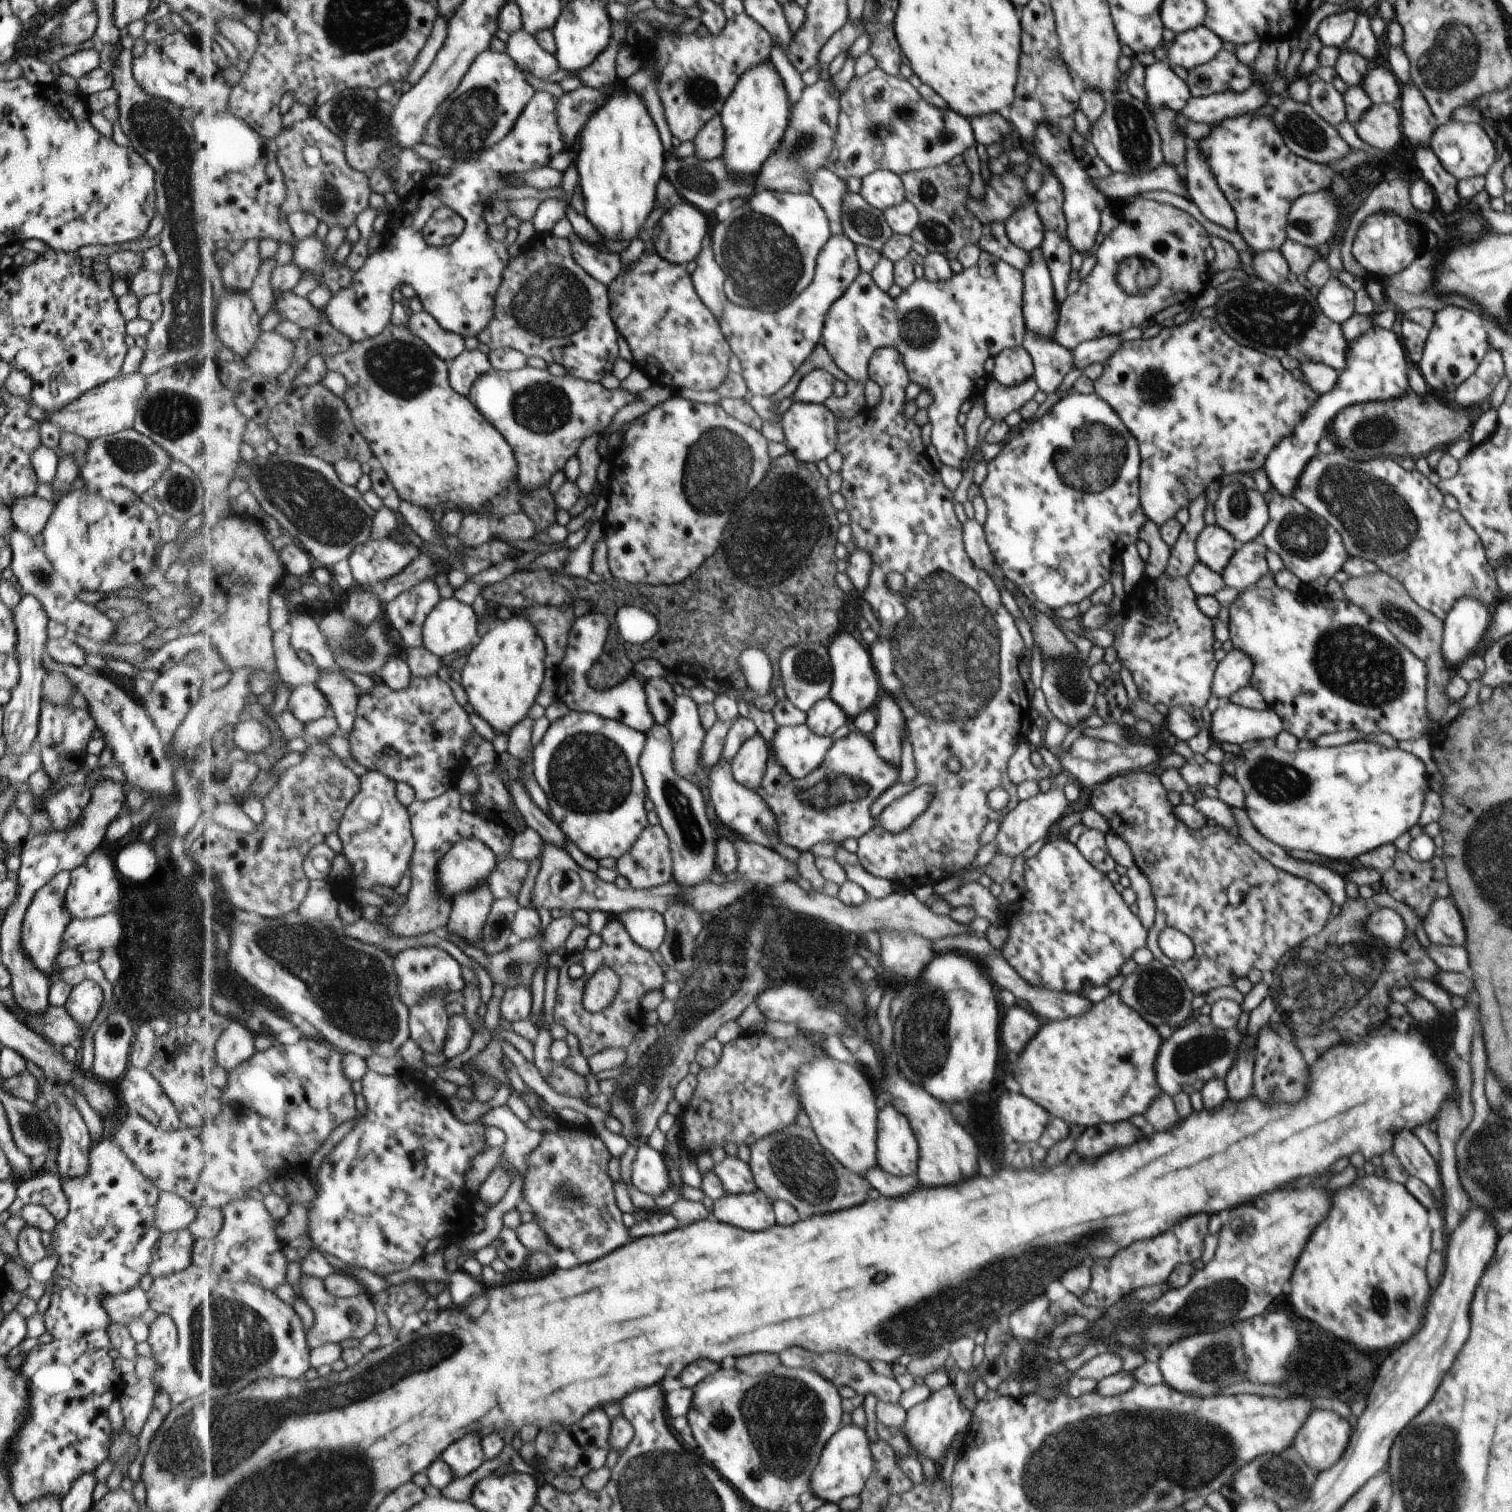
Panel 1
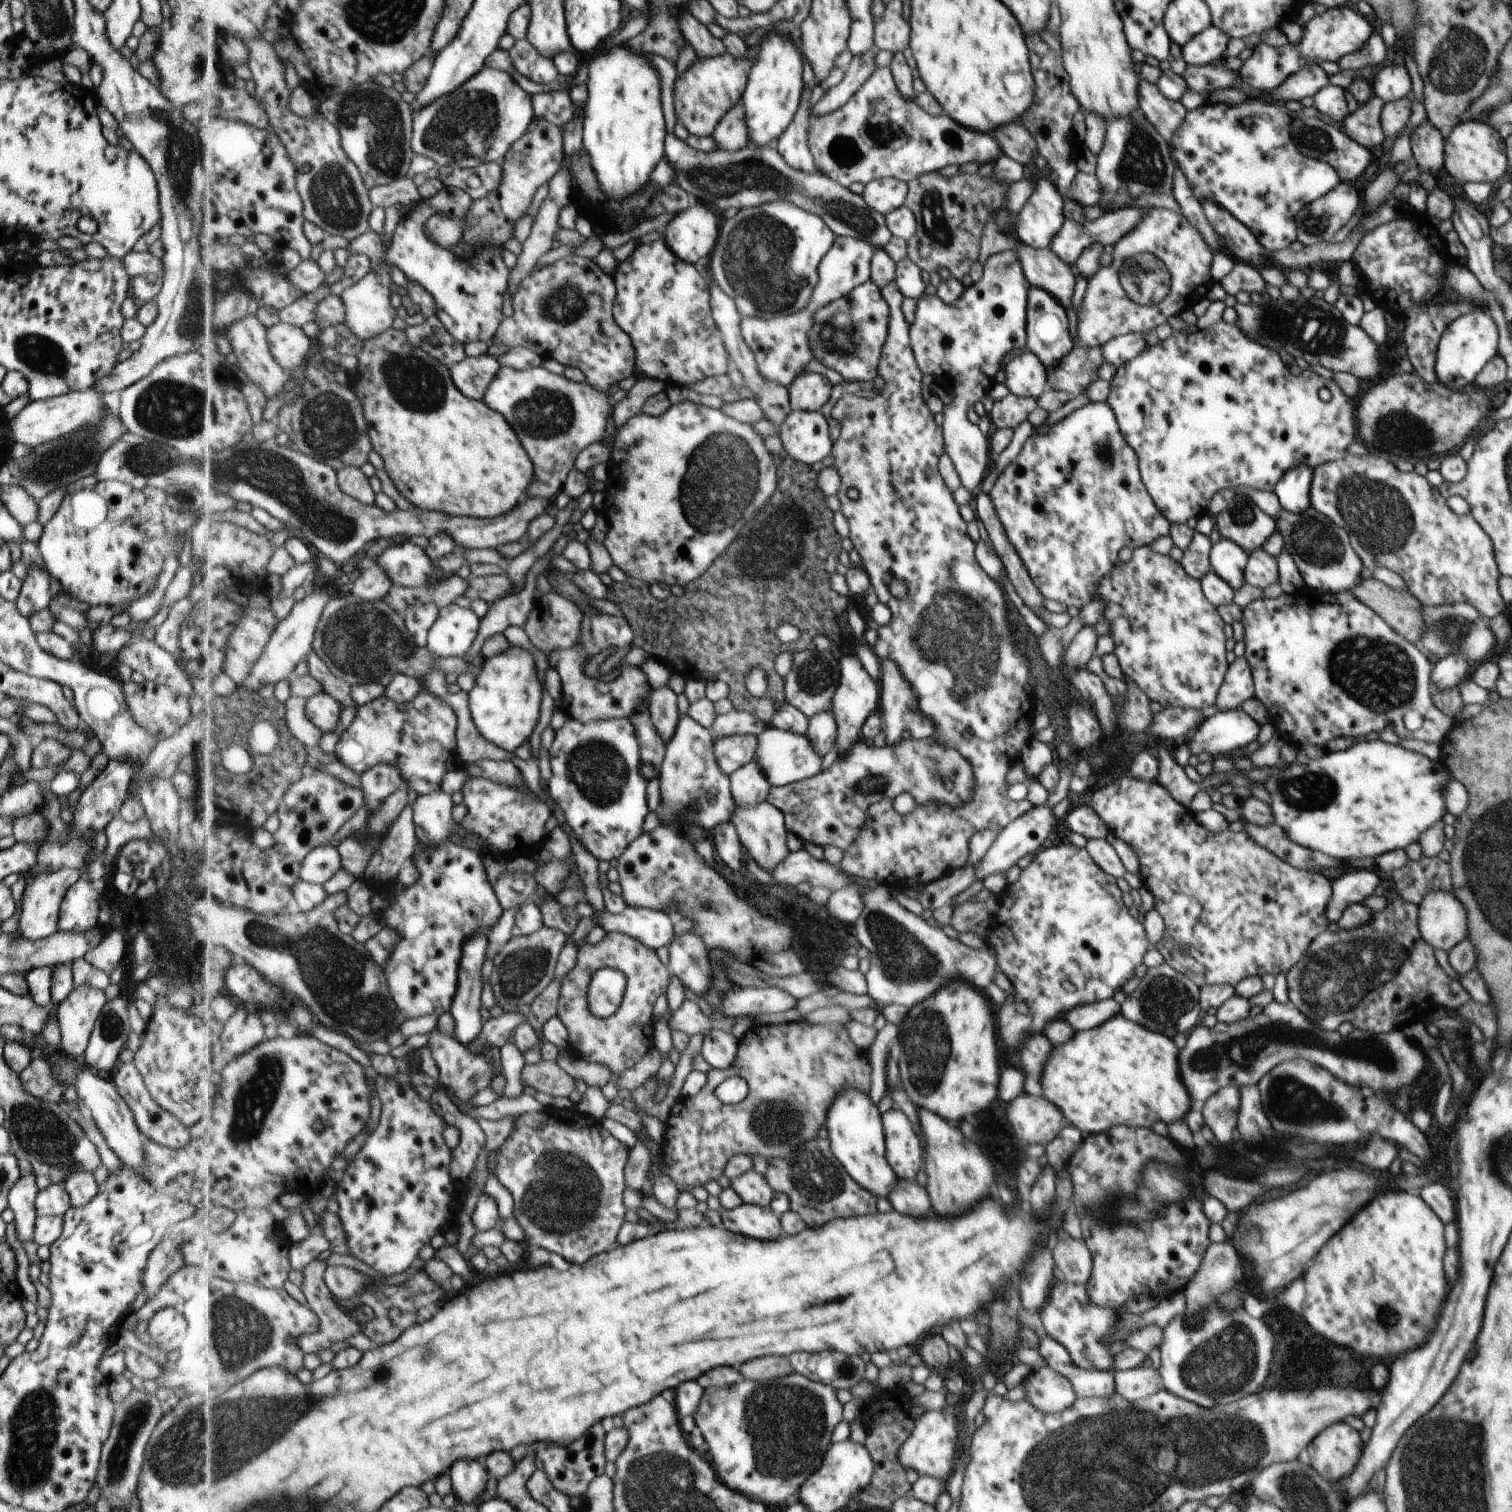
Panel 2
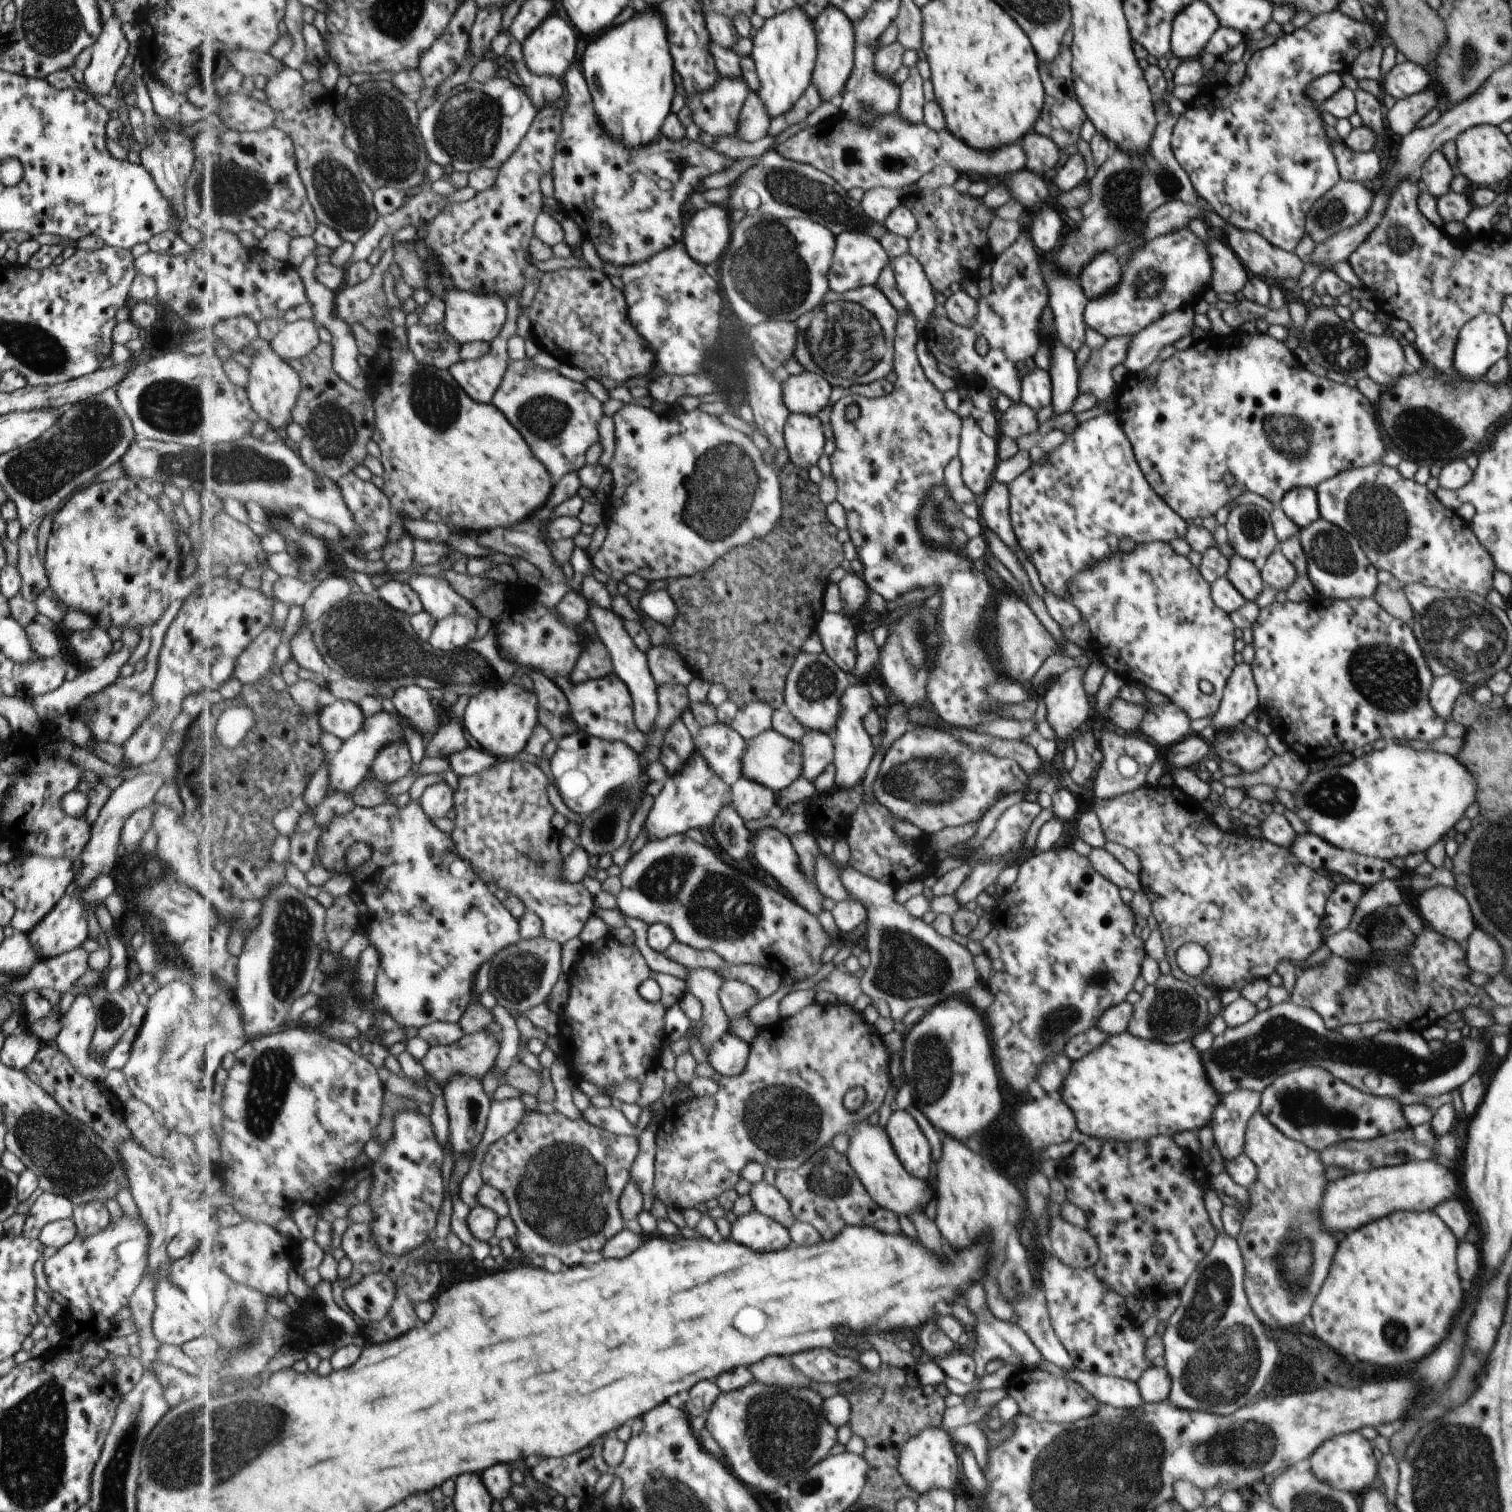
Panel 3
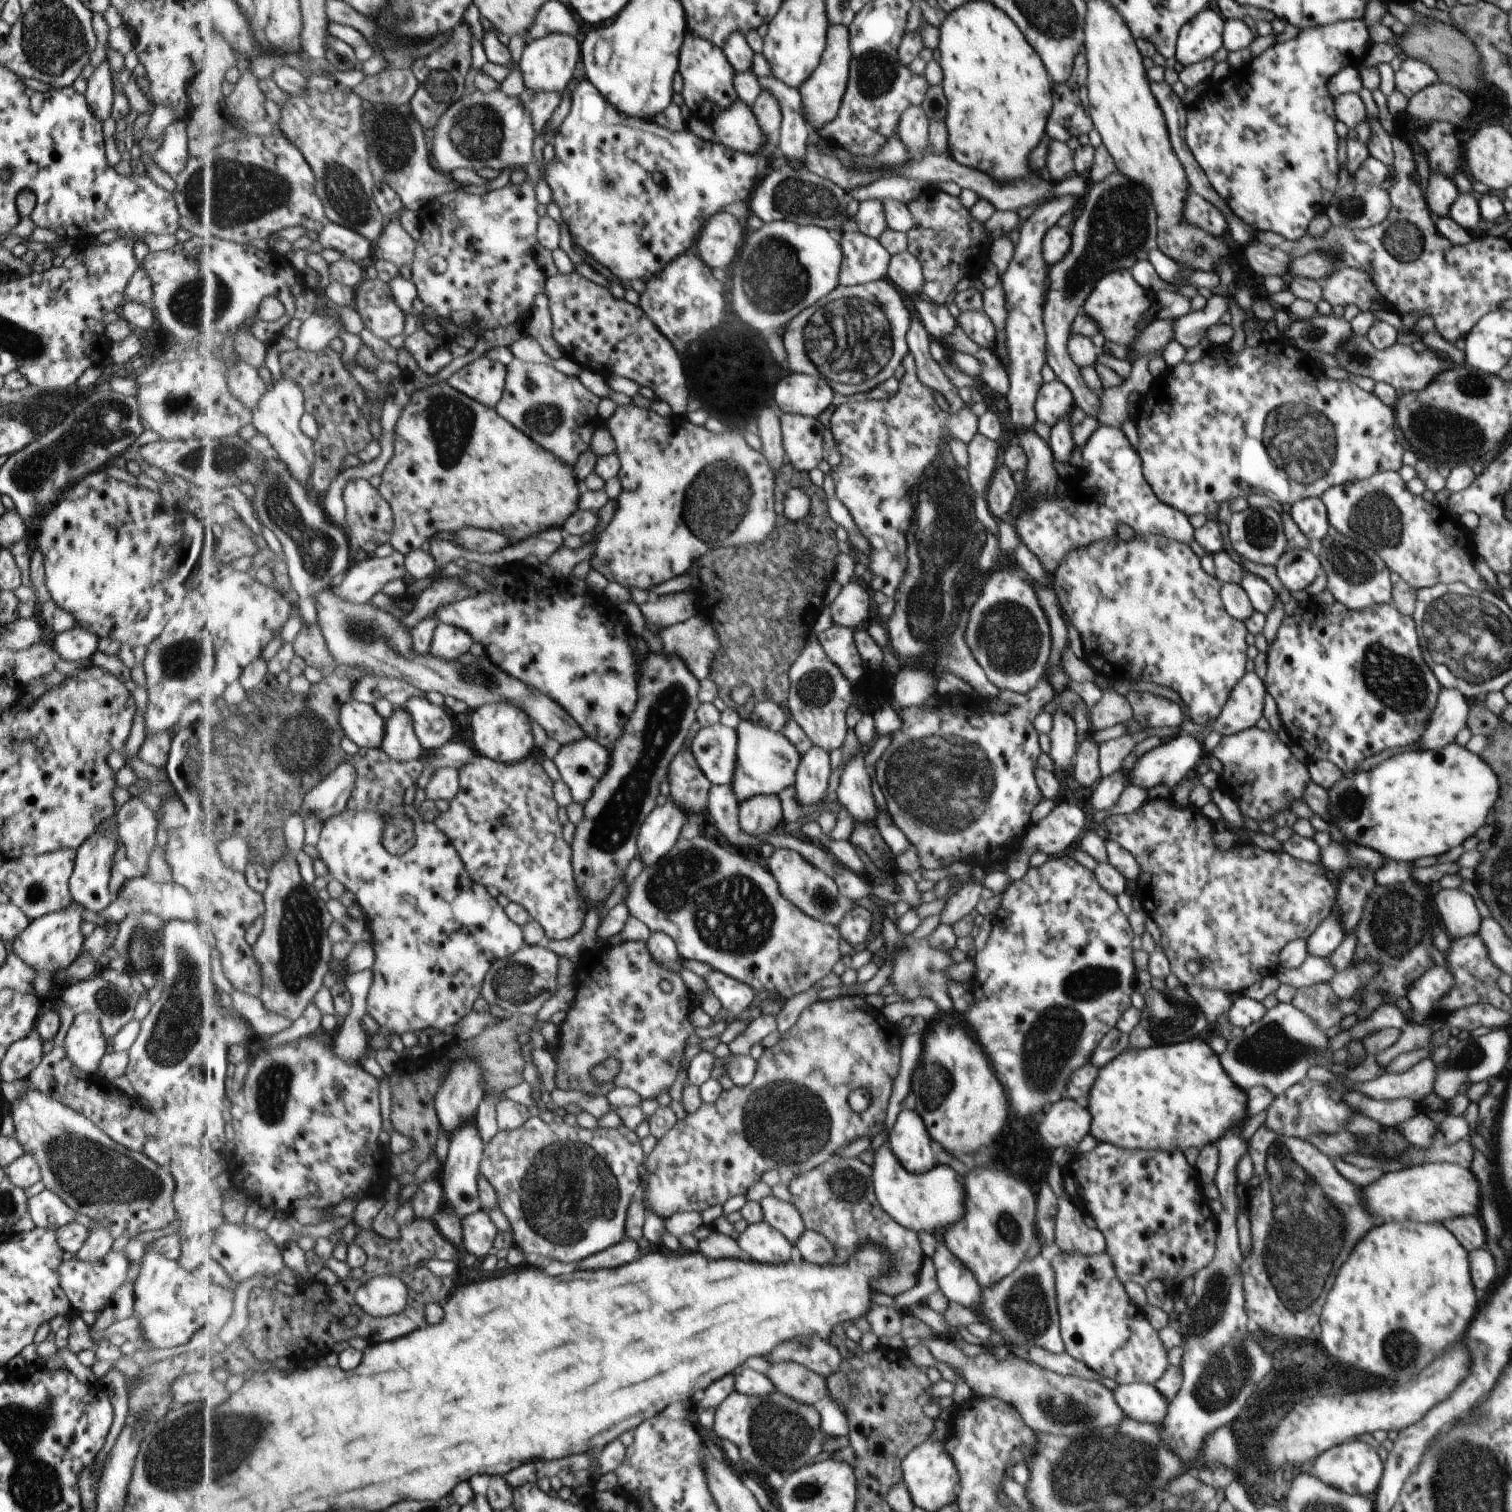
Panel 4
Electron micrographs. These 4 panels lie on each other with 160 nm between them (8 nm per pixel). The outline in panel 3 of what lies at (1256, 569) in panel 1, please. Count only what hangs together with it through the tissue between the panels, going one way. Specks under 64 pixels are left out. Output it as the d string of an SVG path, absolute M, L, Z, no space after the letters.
M1275 550L1259 567L1259 574L1265 586L1270 586L1276 591L1285 591L1297 577L1298 571L1290 559L1285 558L1280 550Z

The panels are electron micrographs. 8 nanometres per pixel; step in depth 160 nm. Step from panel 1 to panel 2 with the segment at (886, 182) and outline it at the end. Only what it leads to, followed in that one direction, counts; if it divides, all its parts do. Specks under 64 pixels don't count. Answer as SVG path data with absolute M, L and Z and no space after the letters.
M881 178L867 182L861 194L868 208L885 215L903 205L907 193L905 182L895 178Z

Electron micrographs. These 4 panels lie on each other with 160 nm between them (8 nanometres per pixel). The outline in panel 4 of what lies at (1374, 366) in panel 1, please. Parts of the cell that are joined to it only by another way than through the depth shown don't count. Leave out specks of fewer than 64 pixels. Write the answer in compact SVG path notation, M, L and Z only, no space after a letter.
M1307 497L1298 500L1286 507L1286 510L1303 536L1314 545L1318 545L1329 532L1329 519L1321 498Z

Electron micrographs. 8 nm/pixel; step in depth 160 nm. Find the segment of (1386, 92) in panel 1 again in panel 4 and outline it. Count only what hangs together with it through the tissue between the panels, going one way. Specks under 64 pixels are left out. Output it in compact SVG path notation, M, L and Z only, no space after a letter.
M1411 57L1401 61L1399 70L1394 72L1394 89L1399 90L1407 100L1427 85L1439 82L1438 75L1428 66Z

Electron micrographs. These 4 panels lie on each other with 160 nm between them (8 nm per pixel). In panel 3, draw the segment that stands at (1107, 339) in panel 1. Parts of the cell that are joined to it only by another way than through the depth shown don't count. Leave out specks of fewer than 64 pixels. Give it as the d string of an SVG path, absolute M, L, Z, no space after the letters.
M1193 309L1174 310L1157 321L1150 322L1145 329L1131 336L1126 359L1122 365L1131 372L1145 370L1155 359L1159 350L1175 340L1189 336L1195 326Z

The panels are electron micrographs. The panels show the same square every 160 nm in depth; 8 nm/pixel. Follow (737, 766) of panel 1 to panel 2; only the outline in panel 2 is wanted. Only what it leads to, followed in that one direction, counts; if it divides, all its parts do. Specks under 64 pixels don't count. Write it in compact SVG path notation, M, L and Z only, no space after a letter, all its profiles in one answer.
M757 759L730 775L731 791L739 806L759 806L770 797L770 780Z

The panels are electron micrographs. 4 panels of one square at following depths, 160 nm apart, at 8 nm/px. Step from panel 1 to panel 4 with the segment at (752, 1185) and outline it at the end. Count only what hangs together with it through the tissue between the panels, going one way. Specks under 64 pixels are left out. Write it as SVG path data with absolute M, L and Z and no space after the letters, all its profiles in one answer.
M770 1195L760 1201L764 1210L764 1220L780 1230L794 1246L807 1230L800 1210L793 1202L785 1202Z

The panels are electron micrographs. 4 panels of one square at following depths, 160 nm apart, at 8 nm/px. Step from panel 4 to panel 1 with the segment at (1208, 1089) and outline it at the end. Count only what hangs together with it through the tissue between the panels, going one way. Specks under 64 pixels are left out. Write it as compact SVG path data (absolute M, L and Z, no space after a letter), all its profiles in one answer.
M1110 992L1109 996L1100 1002L1093 1003L1093 1006L1081 1016L1071 1017L1069 1020L1063 1019L1063 1022L1049 1021L1049 1024L1041 1026L1041 1030L1037 1032L1037 1036L1025 1046L1023 1054L1019 1056L1019 1065L1017 1066L1017 1070L1013 1069L1013 1072L1015 1072L1013 1077L1019 1083L1019 1086L1021 1086L1021 1094L1026 1095L1027 1098L1034 1100L1039 1106L1042 1106L1051 1117L1057 1117L1063 1120L1063 1122L1067 1122L1067 1124L1075 1124L1077 1128L1079 1126L1083 1126L1083 1128L1097 1126L1101 1122L1107 1122L1109 1124L1109 1122L1129 1120L1135 1114L1143 1114L1147 1110L1147 1106L1151 1104L1151 1100L1161 1092L1157 1079L1155 1078L1155 1073L1153 1072L1153 1062L1155 1062L1155 1058L1158 1058L1158 1054L1161 1052L1161 1044L1162 1039L1159 1037L1155 1027L1145 1022L1134 1010L1125 1006L1117 993Z

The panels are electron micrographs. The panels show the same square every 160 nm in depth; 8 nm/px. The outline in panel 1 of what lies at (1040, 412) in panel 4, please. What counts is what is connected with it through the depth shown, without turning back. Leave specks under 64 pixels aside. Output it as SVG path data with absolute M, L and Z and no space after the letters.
M1019 346L1003 349L993 359L994 365L990 380L1006 387L1015 386L1029 378L1033 378L1034 363L1030 354Z

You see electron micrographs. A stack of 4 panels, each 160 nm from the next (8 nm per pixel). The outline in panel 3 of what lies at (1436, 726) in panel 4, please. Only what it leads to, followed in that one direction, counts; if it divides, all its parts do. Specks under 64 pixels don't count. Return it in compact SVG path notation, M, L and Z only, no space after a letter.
M1451 672L1435 677L1434 684L1430 688L1430 705L1434 713L1446 723L1452 720L1454 702L1457 701L1461 692L1461 682L1451 676Z

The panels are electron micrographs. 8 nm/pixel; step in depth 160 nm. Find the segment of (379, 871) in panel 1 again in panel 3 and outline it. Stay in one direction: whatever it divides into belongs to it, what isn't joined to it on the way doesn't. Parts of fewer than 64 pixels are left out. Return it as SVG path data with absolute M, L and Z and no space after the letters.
M395 742L383 749L374 761L372 774L385 786L412 774L413 758L406 742Z

